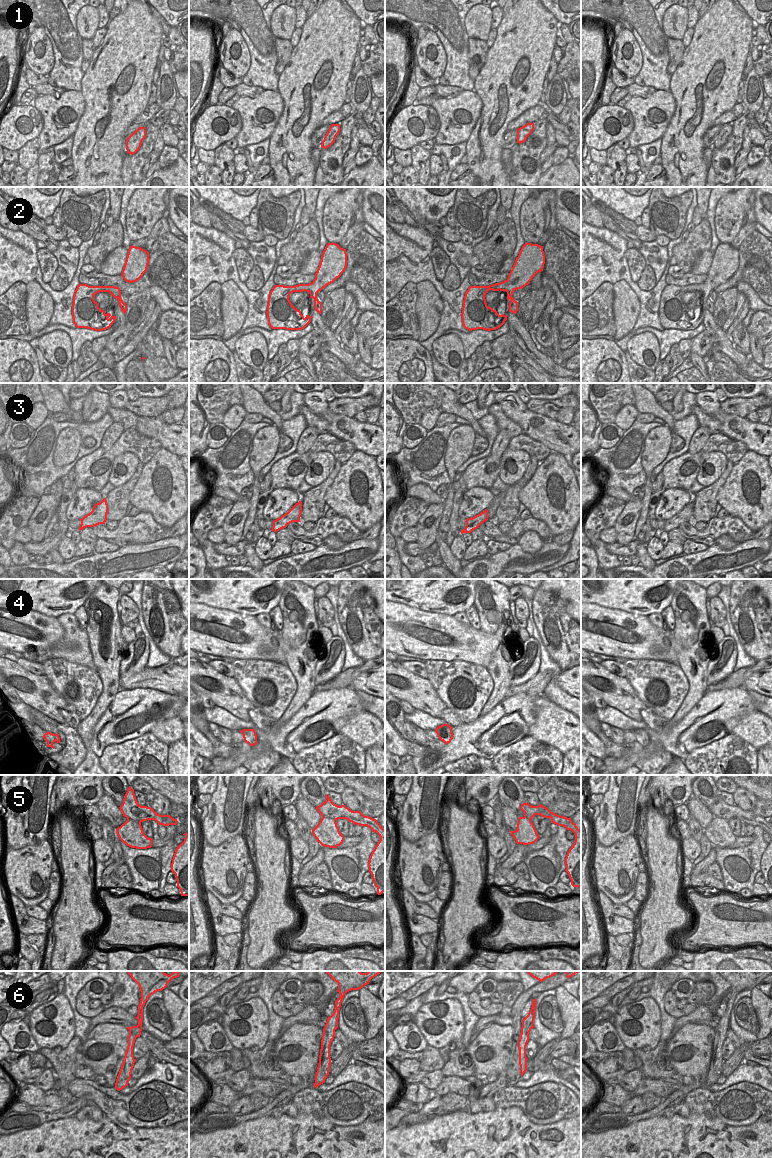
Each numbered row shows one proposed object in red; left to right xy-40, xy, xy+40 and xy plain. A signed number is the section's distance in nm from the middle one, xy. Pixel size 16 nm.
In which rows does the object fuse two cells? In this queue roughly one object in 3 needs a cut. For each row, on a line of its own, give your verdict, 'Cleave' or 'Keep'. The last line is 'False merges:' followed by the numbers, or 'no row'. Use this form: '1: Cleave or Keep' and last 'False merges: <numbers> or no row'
1: Keep
2: Cleave
3: Keep
4: Keep
5: Keep
6: Cleave
False merges: 2, 6.

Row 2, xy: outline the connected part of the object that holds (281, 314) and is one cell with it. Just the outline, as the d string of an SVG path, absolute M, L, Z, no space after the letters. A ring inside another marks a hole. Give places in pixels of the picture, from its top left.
M275 285L270 291L267 305L268 324L272 329L302 330L312 316L301 314L289 300L290 294L298 292L295 286Z

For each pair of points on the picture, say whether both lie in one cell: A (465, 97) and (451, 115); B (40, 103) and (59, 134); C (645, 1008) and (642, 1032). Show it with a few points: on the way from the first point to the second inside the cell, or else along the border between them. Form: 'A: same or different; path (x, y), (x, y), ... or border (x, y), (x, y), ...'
A: same; path (463, 101), (453, 111)
B: same; path (48, 111), (51, 121), (55, 126)
C: same; path (645, 1014), (642, 1018), (642, 1026)

